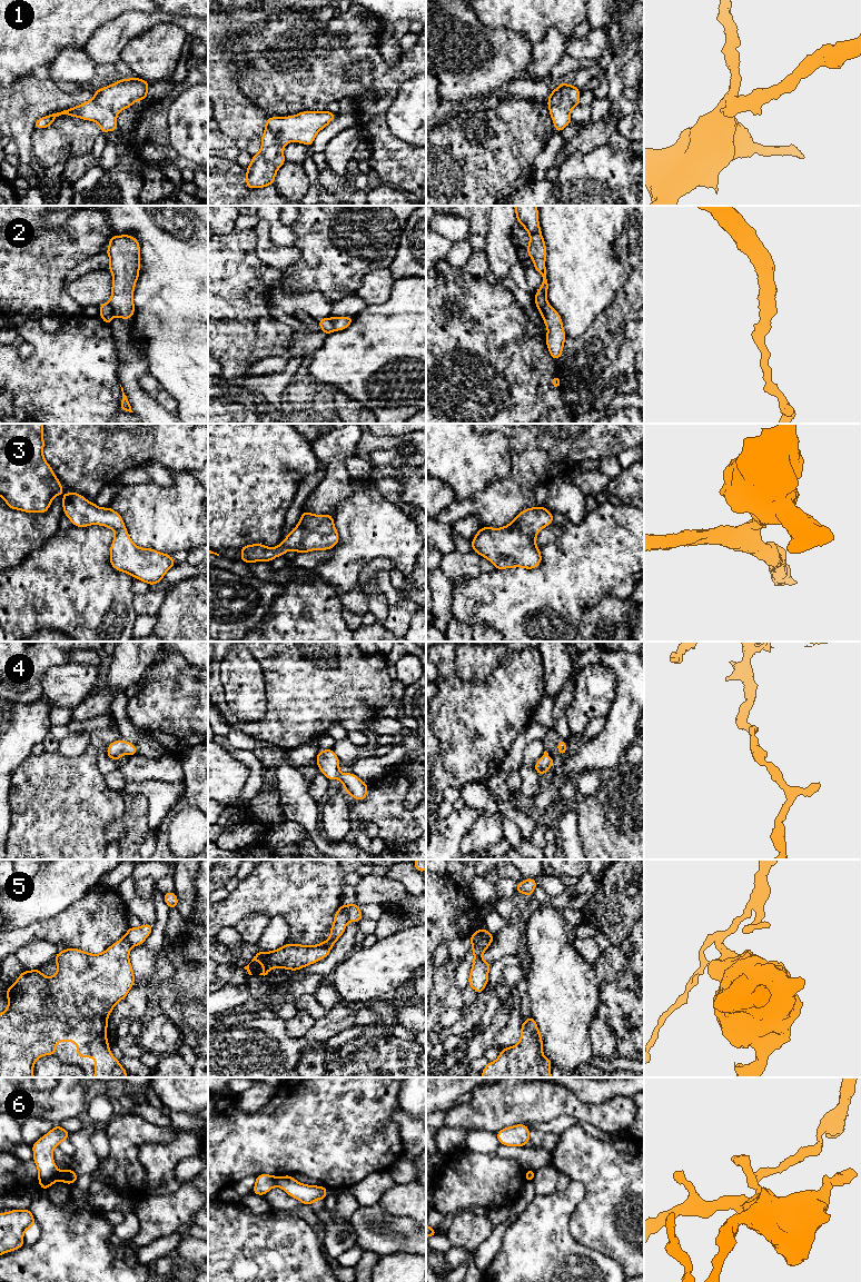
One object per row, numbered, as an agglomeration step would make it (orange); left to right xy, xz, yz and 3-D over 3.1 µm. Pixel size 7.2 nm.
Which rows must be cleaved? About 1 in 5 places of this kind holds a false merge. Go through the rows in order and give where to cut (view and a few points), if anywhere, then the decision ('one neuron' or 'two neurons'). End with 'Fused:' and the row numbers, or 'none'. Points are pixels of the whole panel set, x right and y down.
1: no cut; one neuron
2: cut in xy along (108, 302), (114, 314); two neurons
3: no cut; one neuron
4: no cut; one neuron
5: no cut; one neuron
6: cut in xz along (277, 1176), (276, 1185); two neurons
Fused: 2, 6

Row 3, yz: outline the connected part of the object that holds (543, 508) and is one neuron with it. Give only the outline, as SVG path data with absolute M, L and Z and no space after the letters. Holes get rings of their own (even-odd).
M544 506L526 508L502 528L482 527L471 540L472 548L488 559L496 569L533 569L542 563L536 536L551 524L553 513Z

